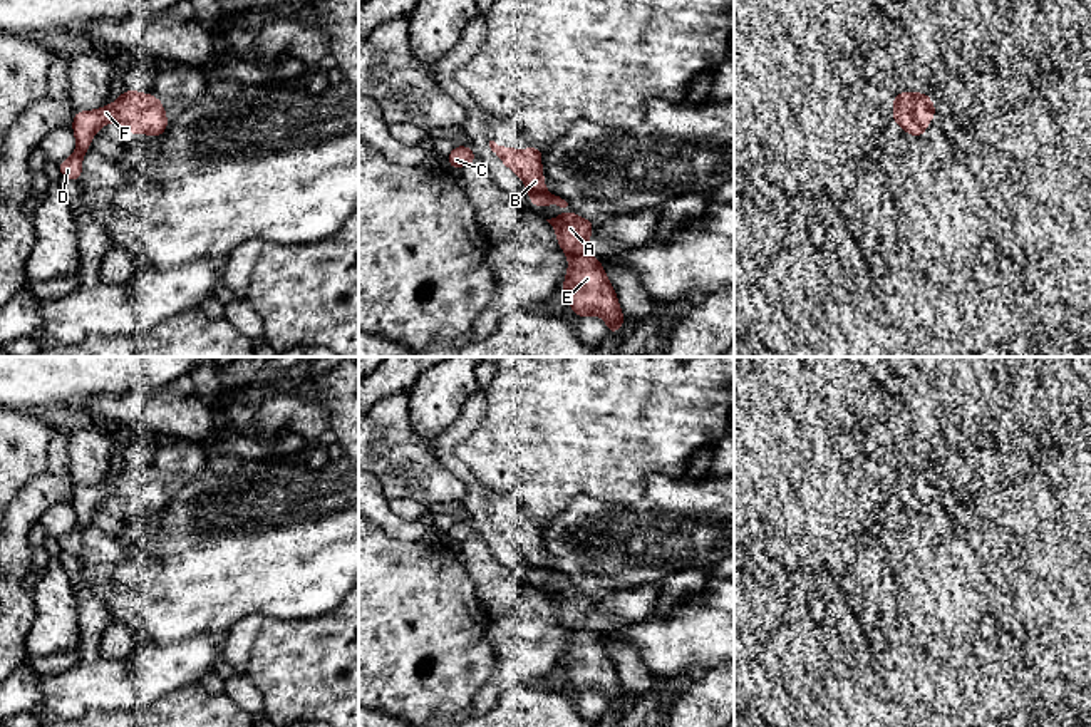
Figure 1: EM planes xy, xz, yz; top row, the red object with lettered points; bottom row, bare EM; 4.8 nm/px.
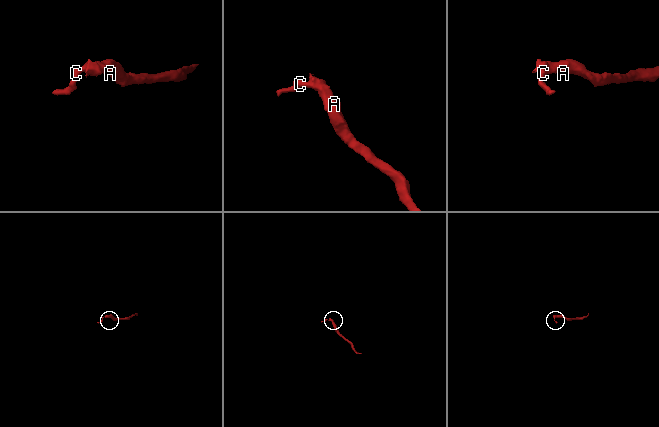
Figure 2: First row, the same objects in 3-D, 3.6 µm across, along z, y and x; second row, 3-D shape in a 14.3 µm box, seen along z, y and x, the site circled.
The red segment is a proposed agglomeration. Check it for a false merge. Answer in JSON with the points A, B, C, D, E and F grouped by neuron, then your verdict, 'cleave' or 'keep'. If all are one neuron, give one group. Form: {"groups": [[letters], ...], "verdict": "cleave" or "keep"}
{"groups": [["A", "B", "C", "D", "E", "F"]], "verdict": "keep"}

